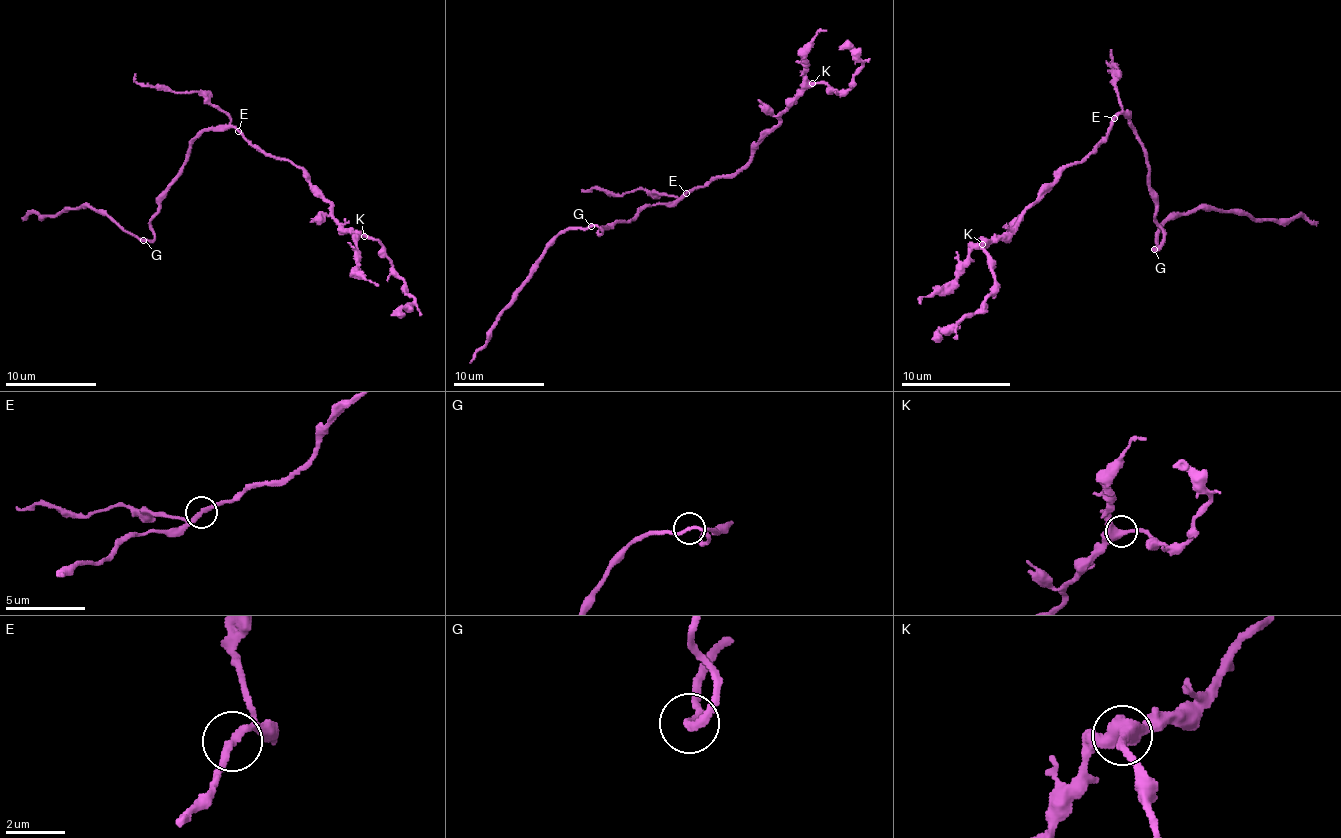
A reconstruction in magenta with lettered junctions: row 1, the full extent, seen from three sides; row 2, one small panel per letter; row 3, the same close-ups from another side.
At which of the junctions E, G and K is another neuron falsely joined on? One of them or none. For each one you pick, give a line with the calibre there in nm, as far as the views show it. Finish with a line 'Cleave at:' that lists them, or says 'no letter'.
Cleave at: no letter

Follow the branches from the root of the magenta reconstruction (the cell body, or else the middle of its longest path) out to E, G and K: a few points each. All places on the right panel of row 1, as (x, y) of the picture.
E: (1127, 116), (1119, 113), (1113, 118)
G: (1127, 116), (1149, 165), (1154, 222), (1163, 230), (1163, 241), (1154, 249)
K: (1127, 116), (1122, 113), (1097, 146), (1070, 165), (1023, 211), (1023, 217), (1004, 236), (982, 244)

